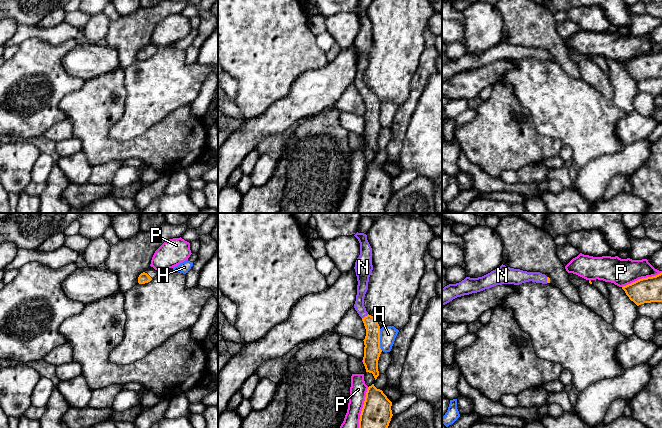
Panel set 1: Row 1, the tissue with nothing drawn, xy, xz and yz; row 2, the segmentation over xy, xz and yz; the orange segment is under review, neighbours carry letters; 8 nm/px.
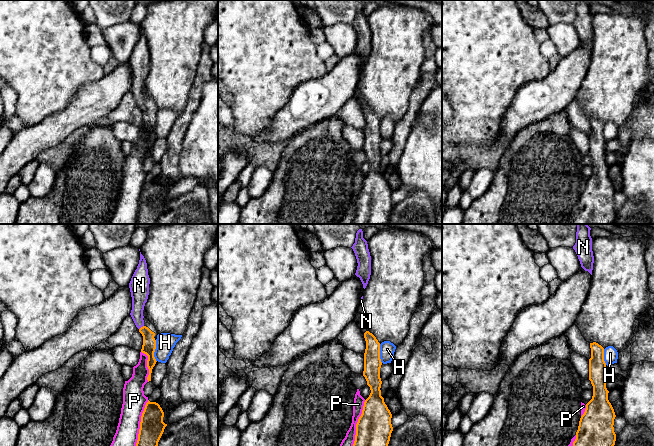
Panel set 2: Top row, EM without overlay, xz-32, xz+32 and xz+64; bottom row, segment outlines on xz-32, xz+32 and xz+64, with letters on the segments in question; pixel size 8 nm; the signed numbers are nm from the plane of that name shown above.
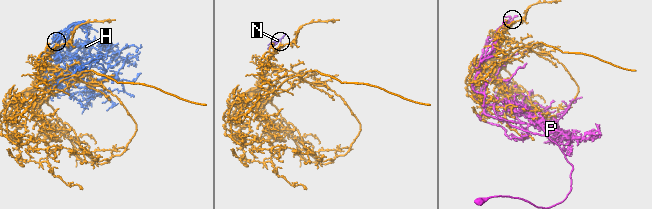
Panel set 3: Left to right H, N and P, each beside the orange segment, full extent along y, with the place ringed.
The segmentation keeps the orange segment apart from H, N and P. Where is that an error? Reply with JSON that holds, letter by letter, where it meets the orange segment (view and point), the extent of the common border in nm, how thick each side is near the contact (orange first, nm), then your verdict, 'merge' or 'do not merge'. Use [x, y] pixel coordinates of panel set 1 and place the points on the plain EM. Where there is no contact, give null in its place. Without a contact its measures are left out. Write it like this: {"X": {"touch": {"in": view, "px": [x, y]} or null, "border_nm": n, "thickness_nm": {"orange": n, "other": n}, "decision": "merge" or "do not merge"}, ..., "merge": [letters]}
{"H": {"touch": {"in": "xz", "px": [379, 116]}, "border_nm": 180, "thickness_nm": {"orange": 140, "other": 130}, "decision": "do not merge"}, "N": {"touch": {"in": "xz", "px": [365, 92]}, "border_nm": 70, "thickness_nm": {"orange": 130, "other": 90}, "decision": "merge"}, "P": {"touch": {"in": "xz", "px": [361, 188]}, "border_nm": 420, "thickness_nm": {"orange": 240, "other": 160}, "decision": "do not merge"}, "merge": ["N"]}

